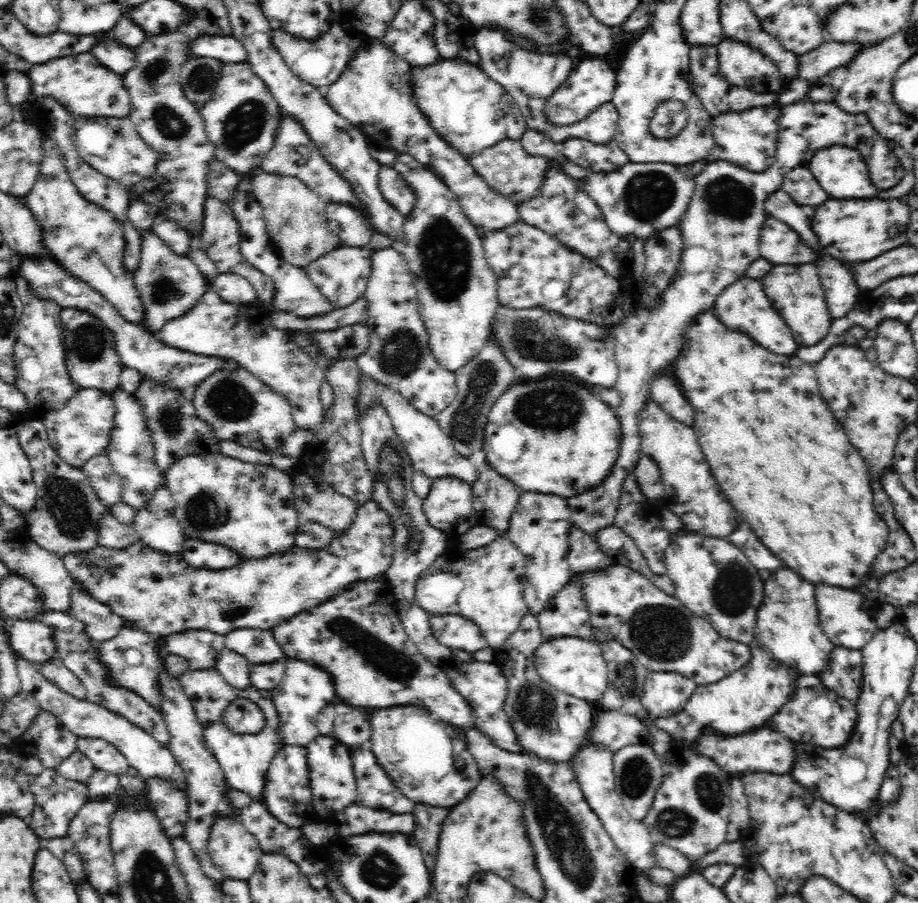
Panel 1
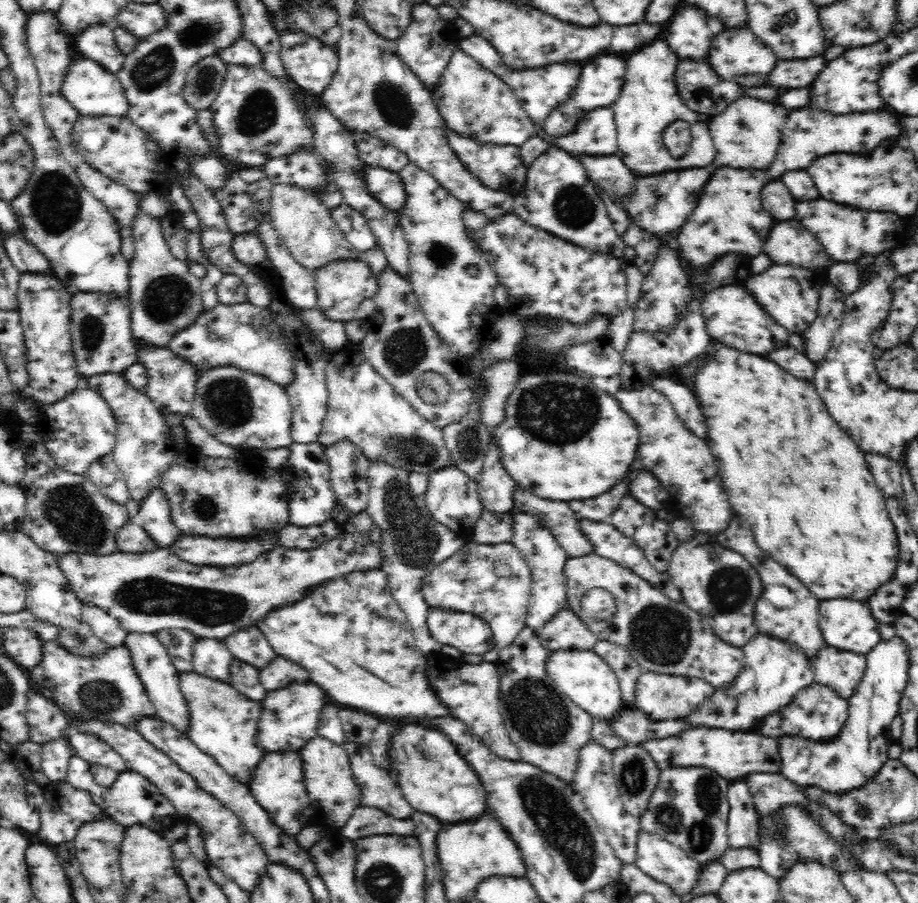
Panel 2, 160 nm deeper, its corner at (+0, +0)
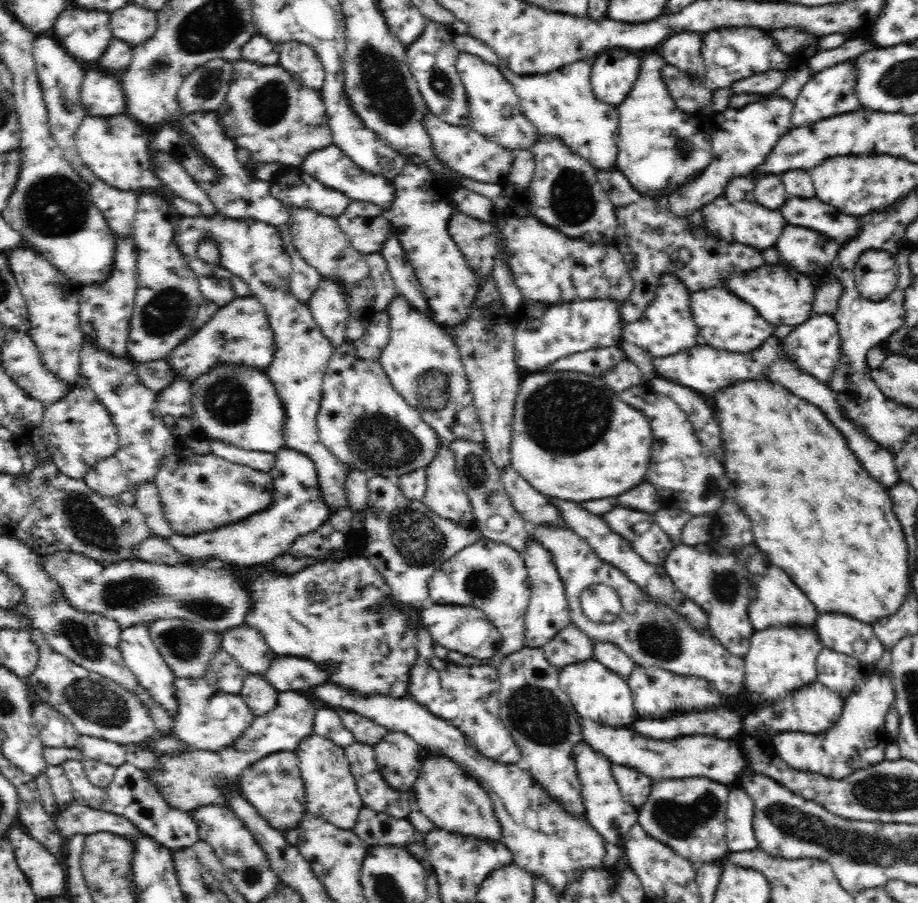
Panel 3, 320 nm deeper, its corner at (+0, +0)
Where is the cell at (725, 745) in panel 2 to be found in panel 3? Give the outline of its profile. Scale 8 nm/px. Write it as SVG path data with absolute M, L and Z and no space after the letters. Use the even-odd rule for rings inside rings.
M580 718L582 741L594 751L604 755L611 763L630 767L653 782L662 779L683 779L704 776L716 782L732 782L744 772L746 760L740 750L740 740L720 740L710 736L684 736L672 740L654 740L642 736L632 728L612 727L594 722L591 718Z

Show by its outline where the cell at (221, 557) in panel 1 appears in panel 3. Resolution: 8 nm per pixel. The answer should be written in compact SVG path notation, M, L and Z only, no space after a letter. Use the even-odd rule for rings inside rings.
M280 449L274 456L274 466L269 470L274 481L270 506L240 522L232 522L197 535L174 533L167 538L170 546L192 561L216 559L230 562L232 566L254 567L289 554L290 547L299 536L307 535L329 520L330 511L322 501L318 488L318 475L309 456L290 449Z

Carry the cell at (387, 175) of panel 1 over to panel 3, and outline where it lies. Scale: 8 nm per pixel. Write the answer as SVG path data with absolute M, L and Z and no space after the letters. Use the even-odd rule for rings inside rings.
M331 145L321 150L314 150L314 153L304 156L299 168L320 181L324 186L342 191L352 201L372 202L374 205L390 211L392 200L394 200L393 181L380 175L366 173L356 163L352 162L346 154L343 154L338 146Z

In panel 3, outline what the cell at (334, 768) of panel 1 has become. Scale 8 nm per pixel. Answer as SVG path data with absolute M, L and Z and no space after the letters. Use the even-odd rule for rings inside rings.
M312 734L298 744L295 753L305 784L307 813L323 818L339 828L353 829L364 804L351 773L351 764L349 758L346 758L345 748L330 739Z

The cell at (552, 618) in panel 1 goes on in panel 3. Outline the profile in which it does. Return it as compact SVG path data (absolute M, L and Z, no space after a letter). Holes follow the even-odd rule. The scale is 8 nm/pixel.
M571 623L541 649L550 664L562 670L569 664L592 659L593 648L594 640Z

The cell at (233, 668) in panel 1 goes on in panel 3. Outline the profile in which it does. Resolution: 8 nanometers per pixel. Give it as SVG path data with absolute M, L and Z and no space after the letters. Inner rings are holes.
M249 673L239 696L249 706L254 717L261 717L277 705L280 693L262 675Z

